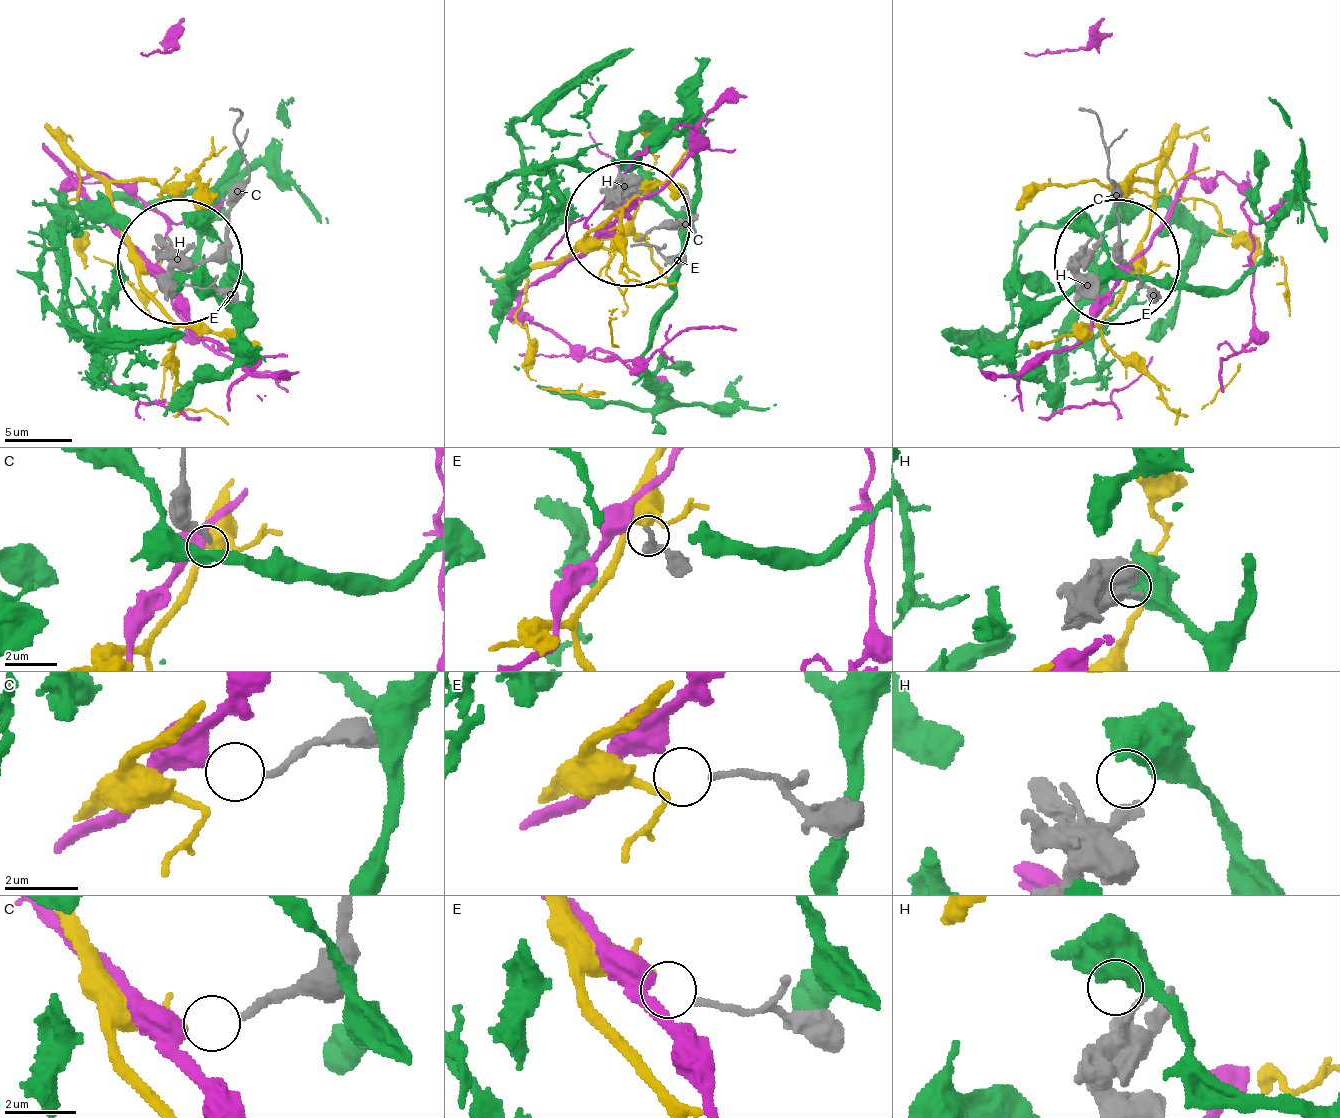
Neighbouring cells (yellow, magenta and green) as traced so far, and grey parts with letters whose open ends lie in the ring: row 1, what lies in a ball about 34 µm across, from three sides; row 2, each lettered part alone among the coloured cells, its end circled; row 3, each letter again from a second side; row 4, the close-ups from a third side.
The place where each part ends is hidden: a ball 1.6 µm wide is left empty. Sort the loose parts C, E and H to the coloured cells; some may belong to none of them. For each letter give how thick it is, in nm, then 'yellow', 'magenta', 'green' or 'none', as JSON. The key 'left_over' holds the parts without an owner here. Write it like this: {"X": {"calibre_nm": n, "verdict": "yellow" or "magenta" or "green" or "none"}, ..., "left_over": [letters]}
{"C": {"calibre_nm": 200, "verdict": "magenta"}, "E": {"calibre_nm": 160, "verdict": "yellow"}, "H": {"calibre_nm": 260, "verdict": "green"}, "left_over": []}

